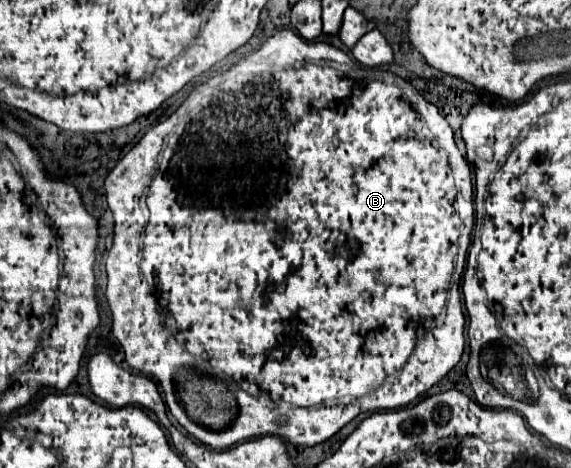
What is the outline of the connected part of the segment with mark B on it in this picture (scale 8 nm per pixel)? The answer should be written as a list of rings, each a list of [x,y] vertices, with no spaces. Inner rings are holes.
[[[291,29],[277,31],[273,37],[269,37],[263,43],[263,47],[257,53],[251,53],[251,57],[247,57],[241,63],[233,65],[223,75],[213,77],[211,81],[195,87],[191,97],[169,119],[165,119],[163,123],[157,123],[155,127],[151,127],[139,139],[139,143],[111,169],[111,173],[105,179],[105,195],[107,195],[109,209],[113,211],[115,222],[113,245],[109,250],[109,255],[107,255],[107,277],[109,277],[109,281],[107,281],[107,291],[105,291],[109,307],[111,307],[111,315],[113,315],[113,335],[119,339],[119,343],[125,349],[125,361],[133,369],[137,369],[139,373],[143,373],[147,377],[153,377],[161,385],[161,389],[165,393],[165,403],[167,403],[171,415],[181,423],[181,427],[191,437],[195,437],[197,441],[201,441],[203,445],[209,445],[213,449],[227,449],[231,445],[235,445],[235,443],[247,441],[249,437],[253,439],[253,437],[261,437],[261,435],[283,437],[285,441],[289,441],[295,447],[319,445],[319,443],[327,441],[329,437],[333,437],[341,427],[345,427],[359,413],[407,407],[421,393],[425,393],[439,379],[443,379],[461,359],[461,353],[463,353],[463,347],[465,347],[465,315],[461,311],[460,285],[466,256],[471,245],[471,233],[475,217],[471,167],[465,157],[459,153],[459,149],[457,149],[457,145],[453,141],[453,131],[451,131],[449,123],[445,121],[445,117],[439,113],[439,109],[435,105],[427,102],[424,96],[410,83],[401,79],[401,77],[397,77],[397,75],[393,75],[393,73],[389,73],[389,71],[367,71],[367,79],[365,79],[365,69],[363,67],[359,67],[359,65],[351,65],[351,69],[343,67],[343,65],[349,65],[349,63],[351,63],[351,59],[341,49],[337,49],[337,47],[333,47],[329,43],[323,43],[323,41],[309,43],[307,39],[301,39]],[[157,155],[161,155],[161,161],[157,165],[157,175],[153,175],[155,163],[157,163]]]

